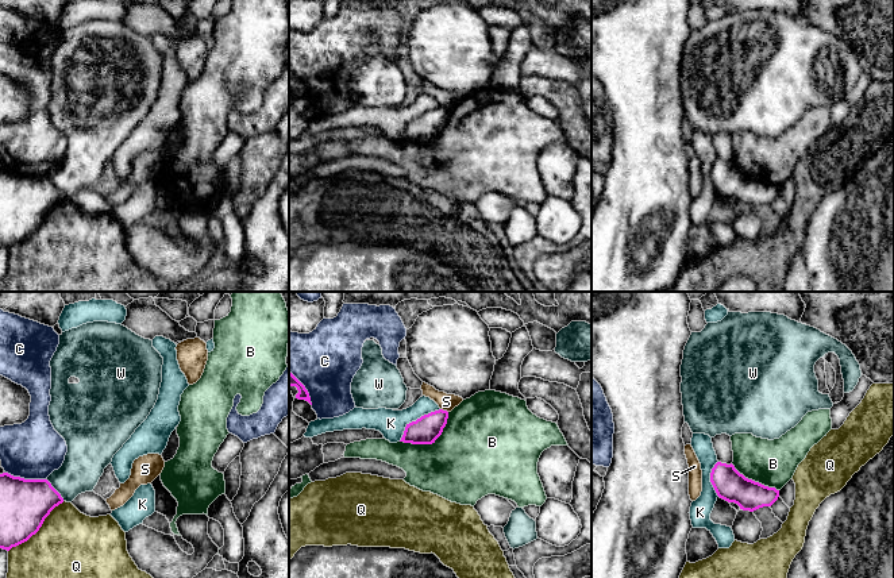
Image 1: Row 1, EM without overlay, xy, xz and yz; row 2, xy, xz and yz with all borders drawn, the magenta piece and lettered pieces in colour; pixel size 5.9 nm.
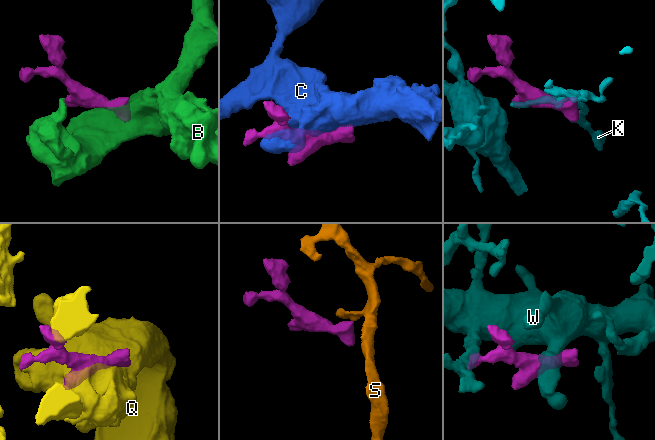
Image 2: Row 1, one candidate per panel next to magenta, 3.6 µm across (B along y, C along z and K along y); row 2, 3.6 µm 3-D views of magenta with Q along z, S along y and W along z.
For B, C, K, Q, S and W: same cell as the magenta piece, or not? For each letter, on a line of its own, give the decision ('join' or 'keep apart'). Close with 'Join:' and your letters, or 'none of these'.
B: keep apart
C: keep apart
K: keep apart
Q: keep apart
S: keep apart
W: keep apart
Join: none of these

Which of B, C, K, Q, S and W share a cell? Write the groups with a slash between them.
B / C / K / Q / S / W

